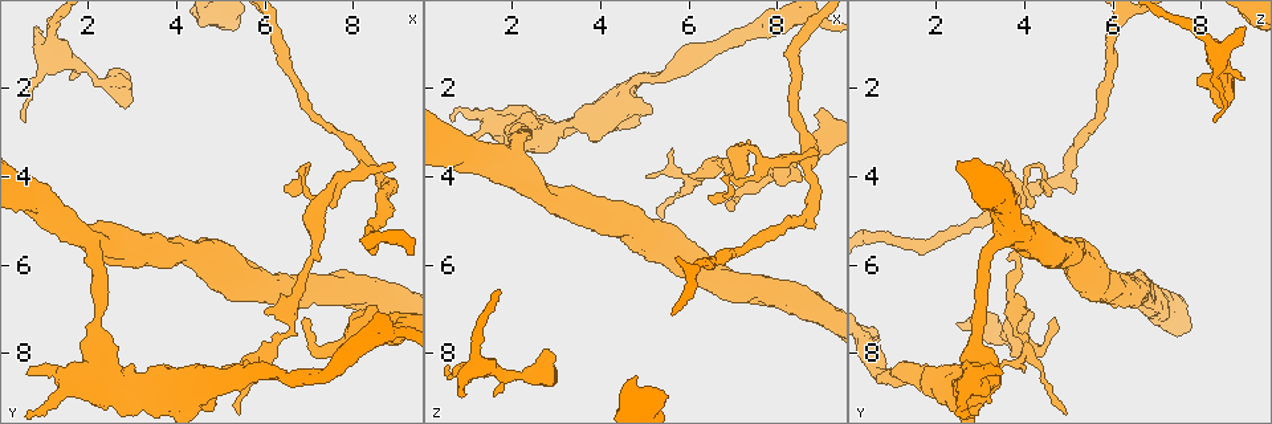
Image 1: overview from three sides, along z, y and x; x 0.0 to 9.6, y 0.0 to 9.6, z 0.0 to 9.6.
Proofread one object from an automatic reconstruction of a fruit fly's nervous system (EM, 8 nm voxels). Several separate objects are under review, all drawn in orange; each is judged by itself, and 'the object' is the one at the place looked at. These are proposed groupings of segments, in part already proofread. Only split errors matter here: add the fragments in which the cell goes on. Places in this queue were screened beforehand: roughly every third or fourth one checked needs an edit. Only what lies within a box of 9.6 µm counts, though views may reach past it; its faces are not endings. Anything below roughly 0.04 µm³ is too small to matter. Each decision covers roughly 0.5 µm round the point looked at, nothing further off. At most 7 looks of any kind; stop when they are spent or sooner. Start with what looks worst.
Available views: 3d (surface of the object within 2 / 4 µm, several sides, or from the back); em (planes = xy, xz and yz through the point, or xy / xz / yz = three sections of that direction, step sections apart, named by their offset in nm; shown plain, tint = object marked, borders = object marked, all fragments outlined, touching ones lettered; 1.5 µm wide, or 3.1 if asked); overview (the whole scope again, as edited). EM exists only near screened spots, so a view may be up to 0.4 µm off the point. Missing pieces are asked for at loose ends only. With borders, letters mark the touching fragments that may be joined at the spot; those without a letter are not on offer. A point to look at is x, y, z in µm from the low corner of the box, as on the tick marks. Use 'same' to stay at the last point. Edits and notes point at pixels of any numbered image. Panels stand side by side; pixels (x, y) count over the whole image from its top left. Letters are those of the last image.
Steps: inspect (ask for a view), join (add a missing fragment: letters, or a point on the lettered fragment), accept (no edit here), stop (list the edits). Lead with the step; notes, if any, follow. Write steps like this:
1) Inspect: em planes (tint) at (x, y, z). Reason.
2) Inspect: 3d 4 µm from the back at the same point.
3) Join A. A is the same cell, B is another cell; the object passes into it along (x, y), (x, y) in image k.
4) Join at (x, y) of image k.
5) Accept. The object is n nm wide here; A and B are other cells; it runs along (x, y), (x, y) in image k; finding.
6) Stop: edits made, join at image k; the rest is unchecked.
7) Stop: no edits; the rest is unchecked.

Inspect: 3d 2 µm at (8.90, 3.75, 3.45). Branch stops here.

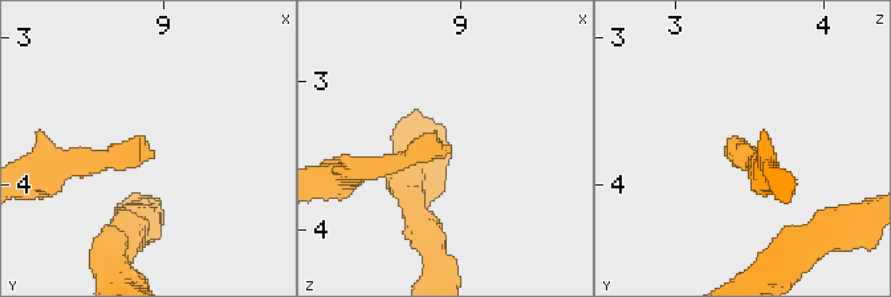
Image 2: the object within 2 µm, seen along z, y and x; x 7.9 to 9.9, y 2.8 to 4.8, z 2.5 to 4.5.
Inspect: em xy step 4 (borders) at (8.94, 3.76, 3.44).

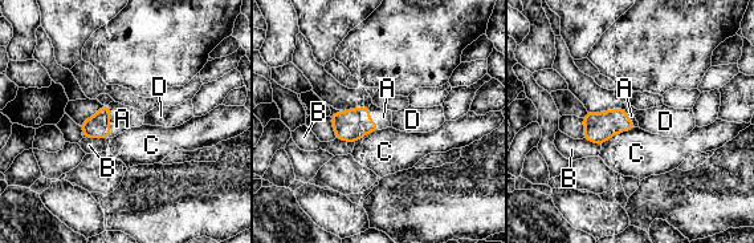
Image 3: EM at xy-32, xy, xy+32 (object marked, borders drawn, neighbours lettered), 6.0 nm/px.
Inspect: em planes (borders) at the same point.

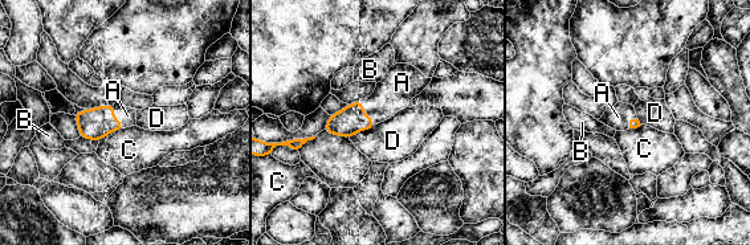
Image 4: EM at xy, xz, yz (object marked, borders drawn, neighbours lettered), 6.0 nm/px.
Join A. A is the same cell, B, C and D are other cells; it goes on there.

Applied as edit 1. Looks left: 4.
Inspect: overview. See it whole again.

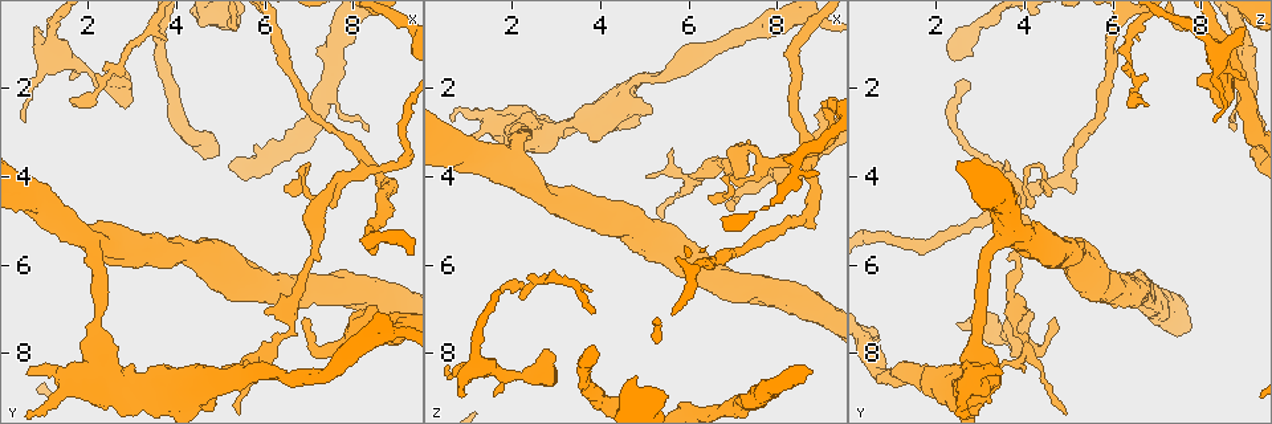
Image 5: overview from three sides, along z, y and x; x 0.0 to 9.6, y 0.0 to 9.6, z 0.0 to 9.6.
Inspect: 3d 2 µm from the back at (9.00, 7.35, 2.50). Free end.

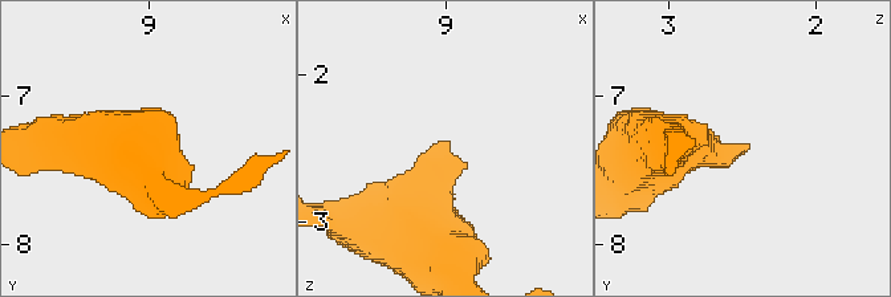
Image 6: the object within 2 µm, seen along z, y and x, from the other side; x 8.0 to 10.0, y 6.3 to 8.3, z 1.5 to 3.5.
Inspect: em planes (borders) at (9.06, 7.32, 2.46).

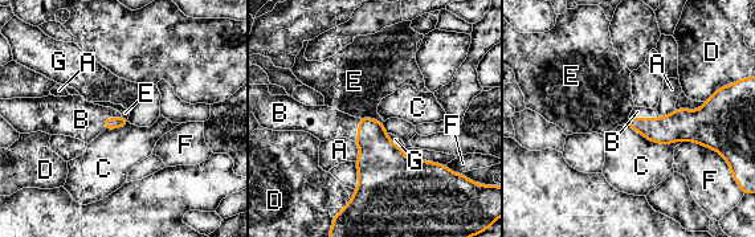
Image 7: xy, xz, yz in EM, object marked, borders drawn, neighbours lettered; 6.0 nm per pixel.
Join B. B is the same cell, A, C, D, E, F and G are other cells; the cell continues.

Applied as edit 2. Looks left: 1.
Stop: edits made, join at image 4, join at image 7; the rest is unchecked.

